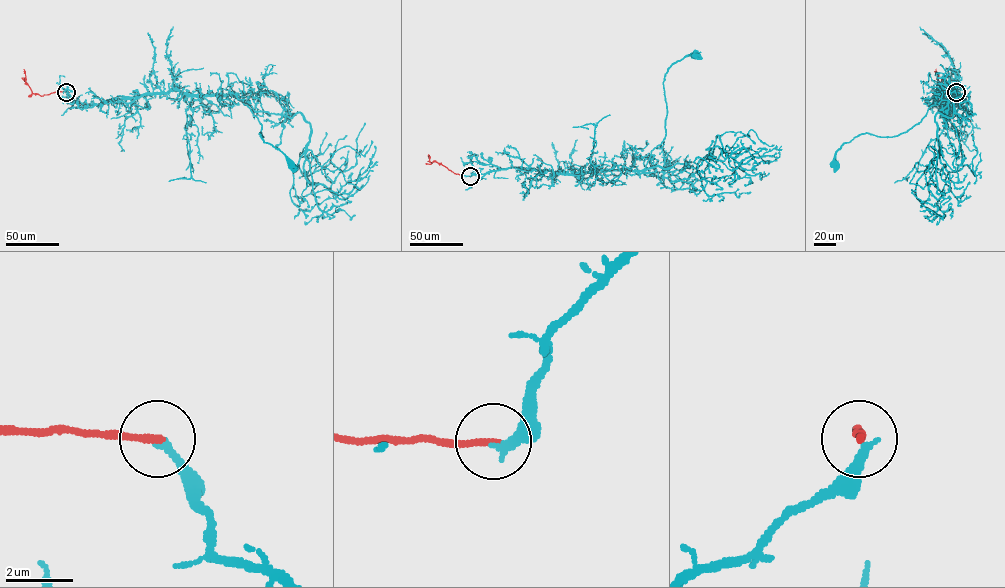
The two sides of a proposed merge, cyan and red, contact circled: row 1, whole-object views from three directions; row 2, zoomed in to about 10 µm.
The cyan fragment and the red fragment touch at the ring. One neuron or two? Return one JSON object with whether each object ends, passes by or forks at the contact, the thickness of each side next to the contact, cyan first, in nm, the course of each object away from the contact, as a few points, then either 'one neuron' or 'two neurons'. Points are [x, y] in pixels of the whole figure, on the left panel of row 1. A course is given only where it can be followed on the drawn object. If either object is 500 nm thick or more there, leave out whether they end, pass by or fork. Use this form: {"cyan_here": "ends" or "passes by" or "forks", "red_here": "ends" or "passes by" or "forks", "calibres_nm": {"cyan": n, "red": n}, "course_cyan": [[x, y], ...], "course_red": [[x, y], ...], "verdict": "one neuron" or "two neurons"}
{"cyan_here": "ends", "red_here": "ends", "calibres_nm": {"cyan": 240, "red": 200}, "course_cyan": [[66, 92], [95, 104], [172, 89], [235, 96], [261, 124], [263, 140], [292, 164]], "course_red": [[66, 92], [43, 96], [32, 93], [25, 83], [23, 69]], "verdict": "two neurons"}

